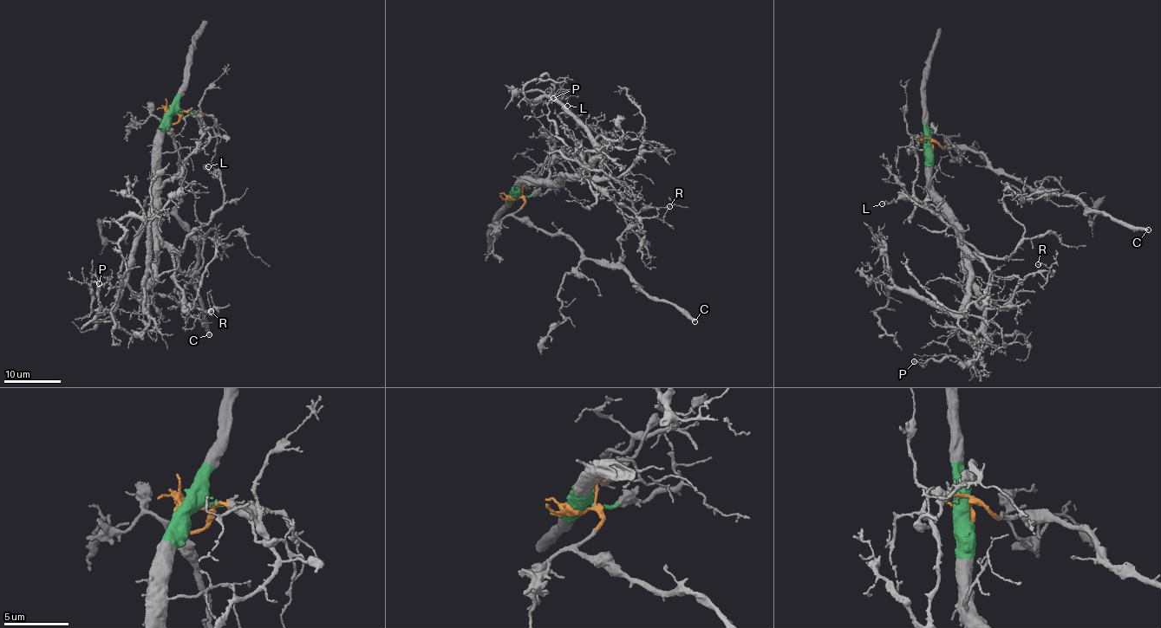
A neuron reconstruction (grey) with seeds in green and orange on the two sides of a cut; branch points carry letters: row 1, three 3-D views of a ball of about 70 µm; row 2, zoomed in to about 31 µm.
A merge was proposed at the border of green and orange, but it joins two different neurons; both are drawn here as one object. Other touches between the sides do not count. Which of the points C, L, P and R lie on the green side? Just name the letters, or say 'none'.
L, P, R

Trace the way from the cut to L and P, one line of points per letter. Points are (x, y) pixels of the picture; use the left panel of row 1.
L: (172, 114), (162, 136), (155, 189), (161, 237), (175, 249), (182, 249), (225, 201), (208, 166)
P: (172, 114), (162, 136), (150, 216), (142, 222), (120, 301), (108, 309), (90, 309), (90, 285), (98, 284)

